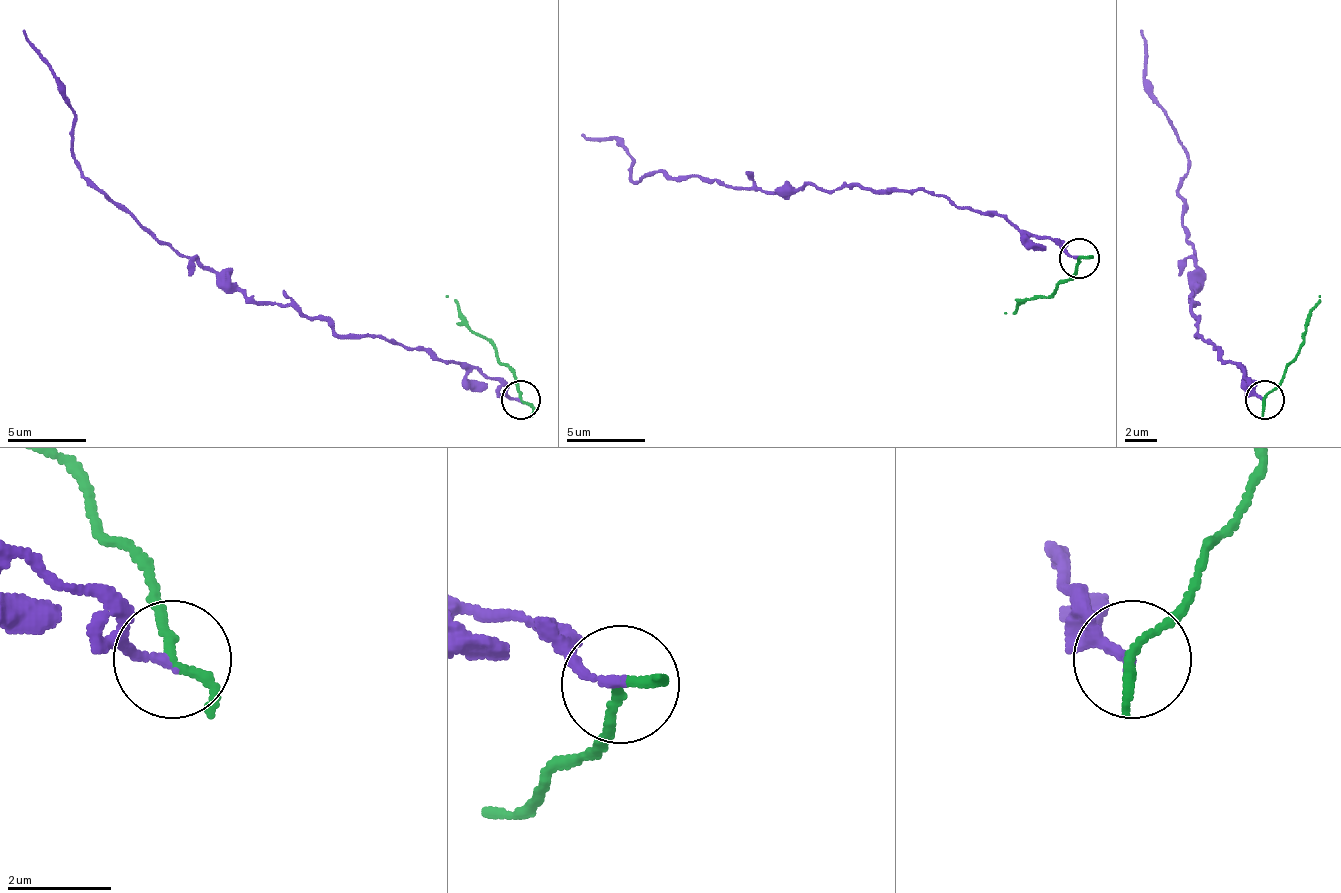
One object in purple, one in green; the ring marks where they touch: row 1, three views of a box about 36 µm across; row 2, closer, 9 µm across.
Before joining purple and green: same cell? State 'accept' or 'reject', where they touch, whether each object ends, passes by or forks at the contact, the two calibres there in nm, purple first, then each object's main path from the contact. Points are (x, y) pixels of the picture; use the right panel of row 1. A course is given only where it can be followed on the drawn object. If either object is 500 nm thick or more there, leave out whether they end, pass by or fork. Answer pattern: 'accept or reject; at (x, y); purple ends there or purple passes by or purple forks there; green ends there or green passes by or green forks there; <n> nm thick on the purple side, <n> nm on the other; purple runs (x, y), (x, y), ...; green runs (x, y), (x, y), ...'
reject; at (1264, 399); purple ends there; green passes by; 190 nm thick on the purple side, 160 nm on the other; purple runs (1263, 398), (1197, 335), (1197, 257), (1177, 194), (1189, 174), (1185, 147), (1146, 76), (1142, 29); green runs (1263, 398), (1303, 343), (1318, 296)

